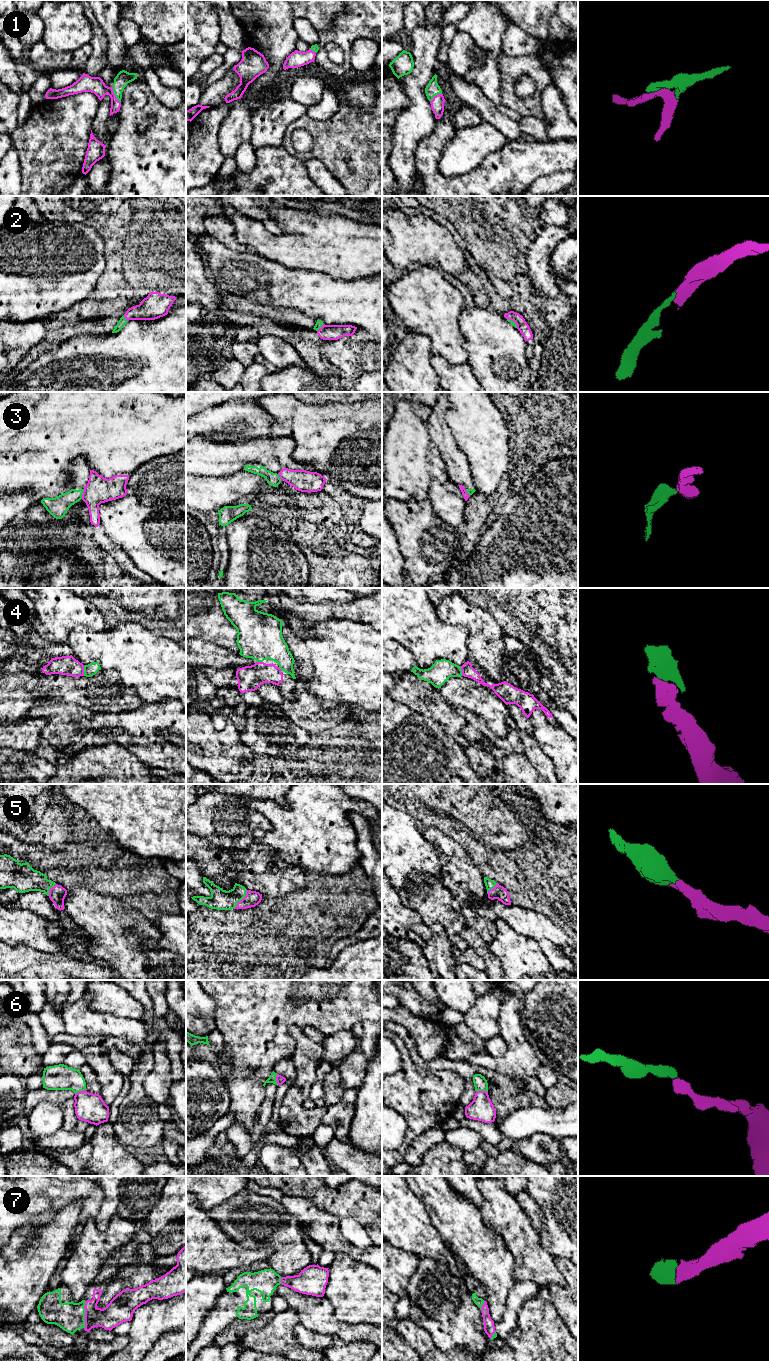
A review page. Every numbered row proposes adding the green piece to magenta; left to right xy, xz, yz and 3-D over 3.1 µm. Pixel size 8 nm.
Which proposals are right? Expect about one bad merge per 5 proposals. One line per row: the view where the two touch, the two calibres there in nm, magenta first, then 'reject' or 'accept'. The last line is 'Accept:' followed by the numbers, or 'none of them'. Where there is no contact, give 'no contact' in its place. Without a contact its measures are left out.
1: xy | 140/110 nm | accept
2: xz | 130/60 nm | accept
3: xy | 220/160 nm | reject
4: xy | 160/100 nm | accept
5: xz | 120/170 nm | accept
6: yz | 190/110 nm | accept
7: xy | 190/220 nm | accept
Accept: 1, 2, 4, 5, 6, 7

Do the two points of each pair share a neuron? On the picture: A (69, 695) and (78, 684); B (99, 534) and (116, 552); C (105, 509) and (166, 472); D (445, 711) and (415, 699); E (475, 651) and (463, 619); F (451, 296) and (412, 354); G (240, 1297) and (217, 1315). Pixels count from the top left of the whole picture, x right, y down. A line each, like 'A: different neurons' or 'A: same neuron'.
A: same neuron
B: same neuron
C: different neurons
D: same neuron
E: same neuron
F: different neurons
G: same neuron

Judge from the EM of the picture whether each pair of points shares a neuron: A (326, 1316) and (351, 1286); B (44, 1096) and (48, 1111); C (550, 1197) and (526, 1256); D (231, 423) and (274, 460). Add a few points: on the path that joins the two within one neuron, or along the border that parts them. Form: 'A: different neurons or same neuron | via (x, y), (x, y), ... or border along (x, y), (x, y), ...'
A: different neurons | border along (323, 1296), (333, 1308), (333, 1316), (349, 1324)
B: different neurons | border along (38, 1102), (55, 1102), (61, 1106)
C: different neurons | border along (538, 1230), (540, 1243), (548, 1252)
D: different neurons | border along (269, 437), (244, 438), (226, 442)

